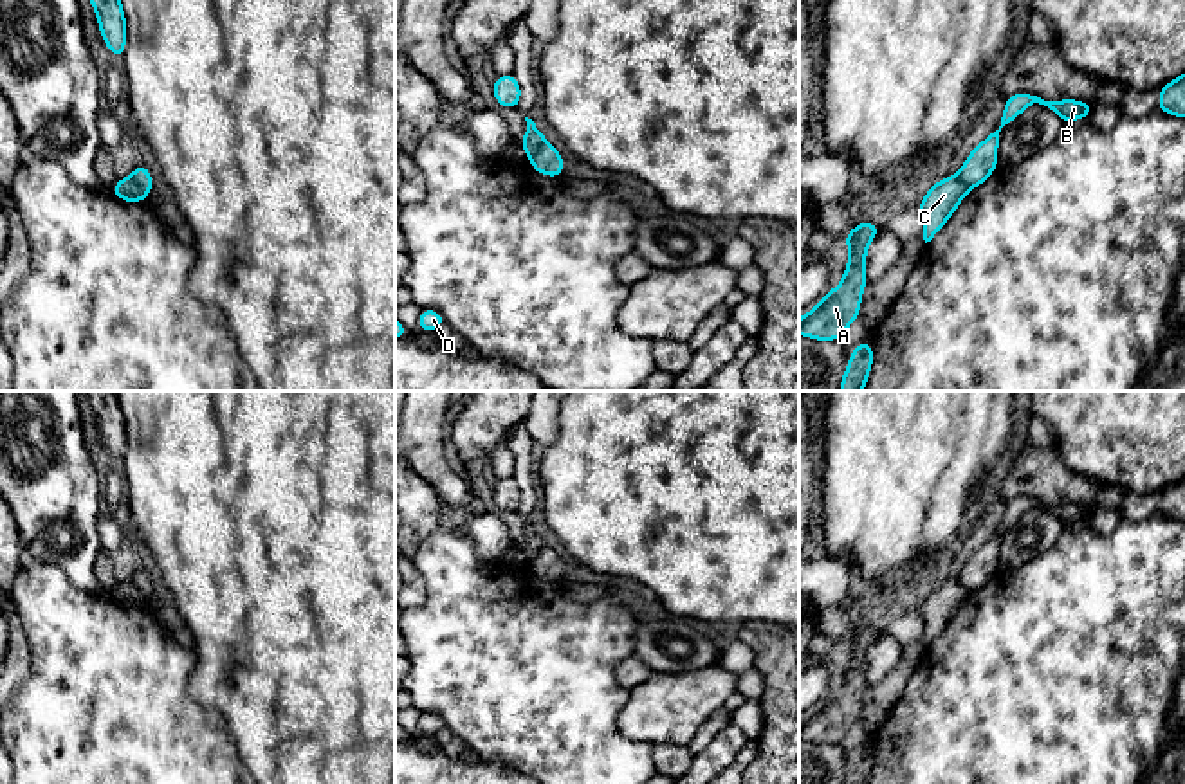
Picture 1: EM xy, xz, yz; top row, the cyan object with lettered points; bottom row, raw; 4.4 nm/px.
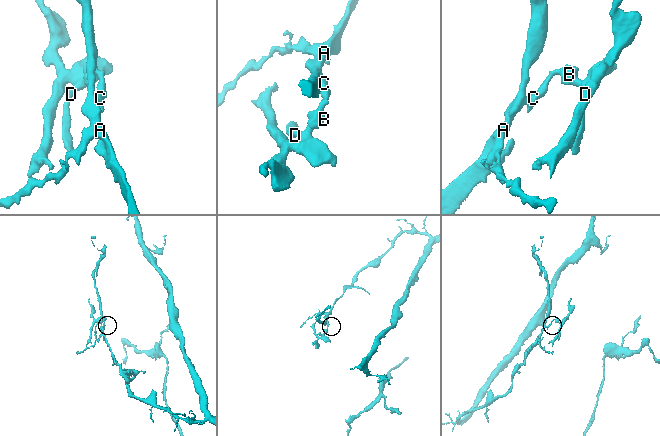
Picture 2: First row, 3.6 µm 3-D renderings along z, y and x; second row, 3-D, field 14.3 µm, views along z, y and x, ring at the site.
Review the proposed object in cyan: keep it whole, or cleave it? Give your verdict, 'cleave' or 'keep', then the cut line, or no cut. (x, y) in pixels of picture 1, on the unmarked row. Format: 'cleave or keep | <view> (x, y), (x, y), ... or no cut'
cleave | xy (130, 581), (148, 599)

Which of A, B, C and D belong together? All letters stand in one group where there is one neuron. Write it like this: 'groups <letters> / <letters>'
groups A C / B D

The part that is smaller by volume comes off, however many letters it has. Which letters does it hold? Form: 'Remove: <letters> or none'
Remove: B, D

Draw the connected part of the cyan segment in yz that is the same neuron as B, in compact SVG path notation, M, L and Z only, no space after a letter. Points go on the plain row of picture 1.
M1019 496L1006 501L1006 508L1003 514L1003 519L996 530L996 533L979 546L965 568L961 570L958 582L967 589L967 593L972 593L979 588L983 588L988 579L997 571L997 546L1001 542L1001 537L1008 526L1012 526L1023 514L1030 508L1044 508L1050 514L1053 514L1062 526L1071 526L1080 521L1091 521L1091 512L1095 506L1082 506L1075 503L1062 503L1062 505L1044 505L1033 497Z

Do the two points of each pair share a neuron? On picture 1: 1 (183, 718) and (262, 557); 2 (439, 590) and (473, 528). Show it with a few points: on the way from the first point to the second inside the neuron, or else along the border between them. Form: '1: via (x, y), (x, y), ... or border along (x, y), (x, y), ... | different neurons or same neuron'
1: border along (193, 651), (188, 691), (215, 707), (226, 721) | different neurons
2: border along (455, 523), (486, 561), (498, 563) | different neurons

